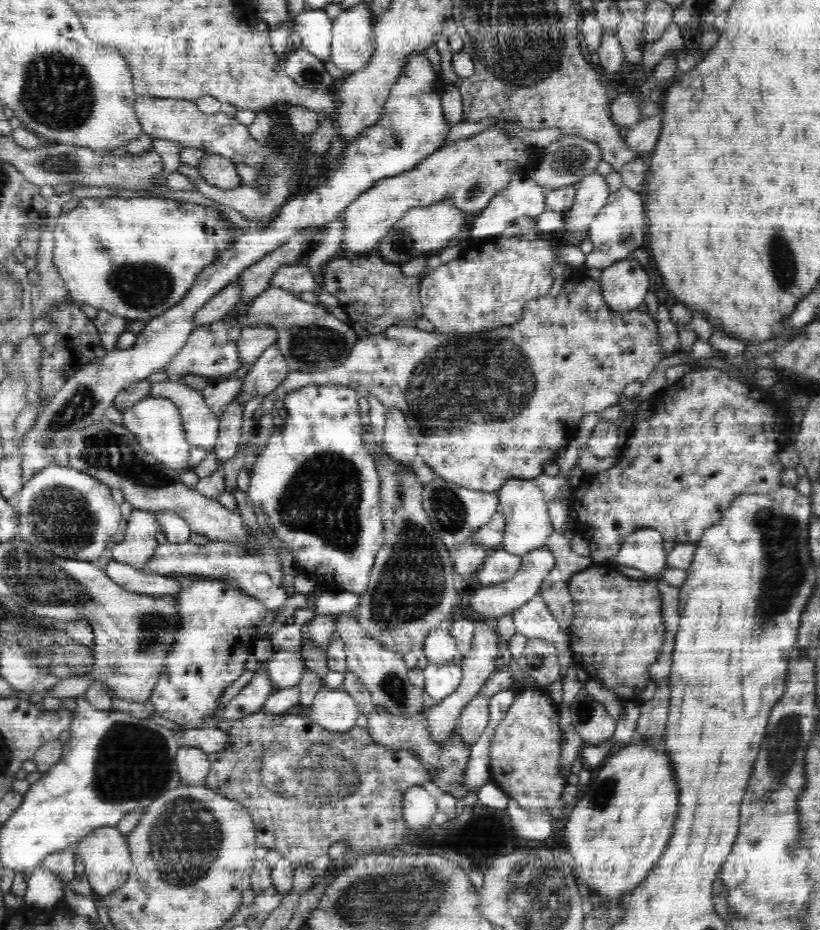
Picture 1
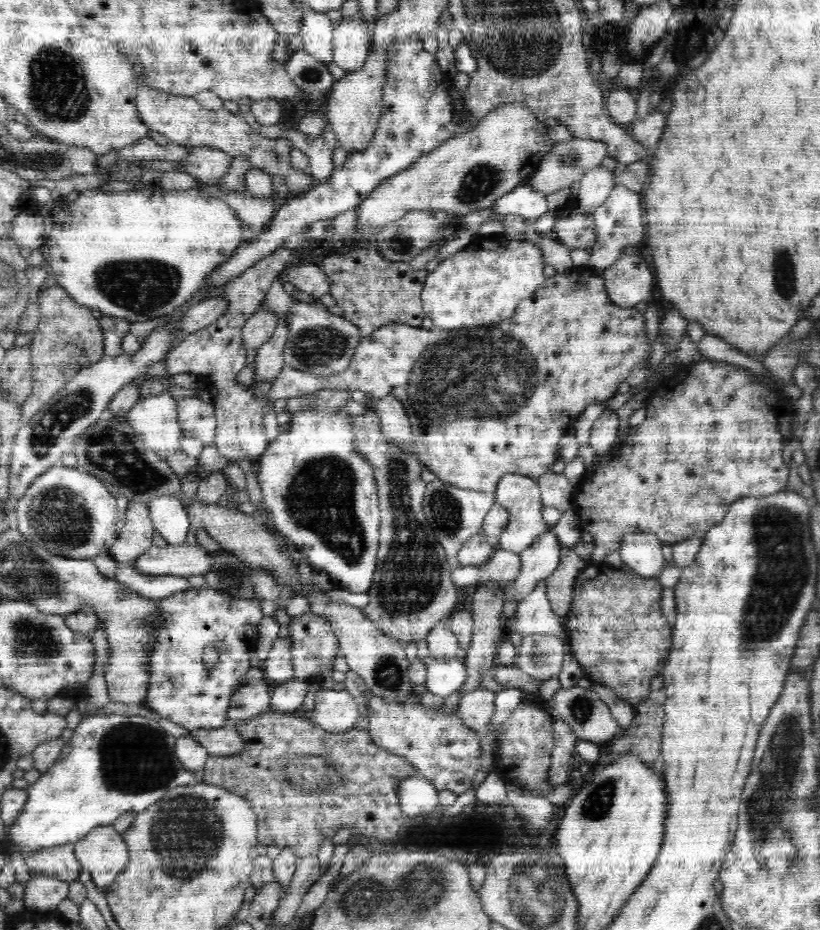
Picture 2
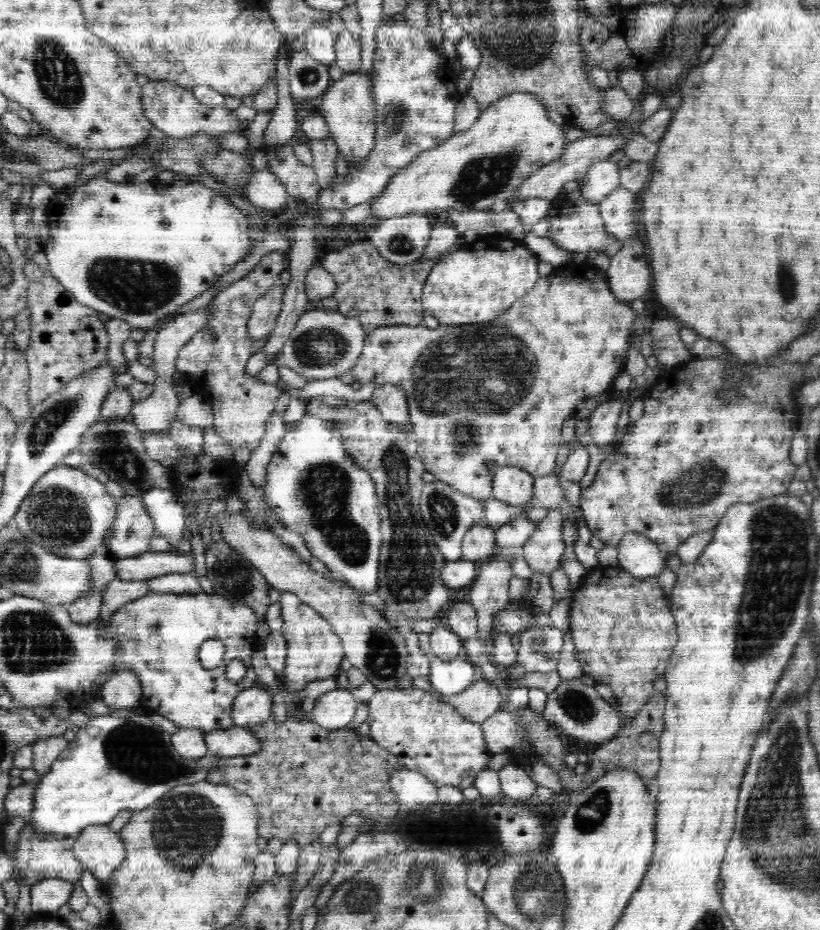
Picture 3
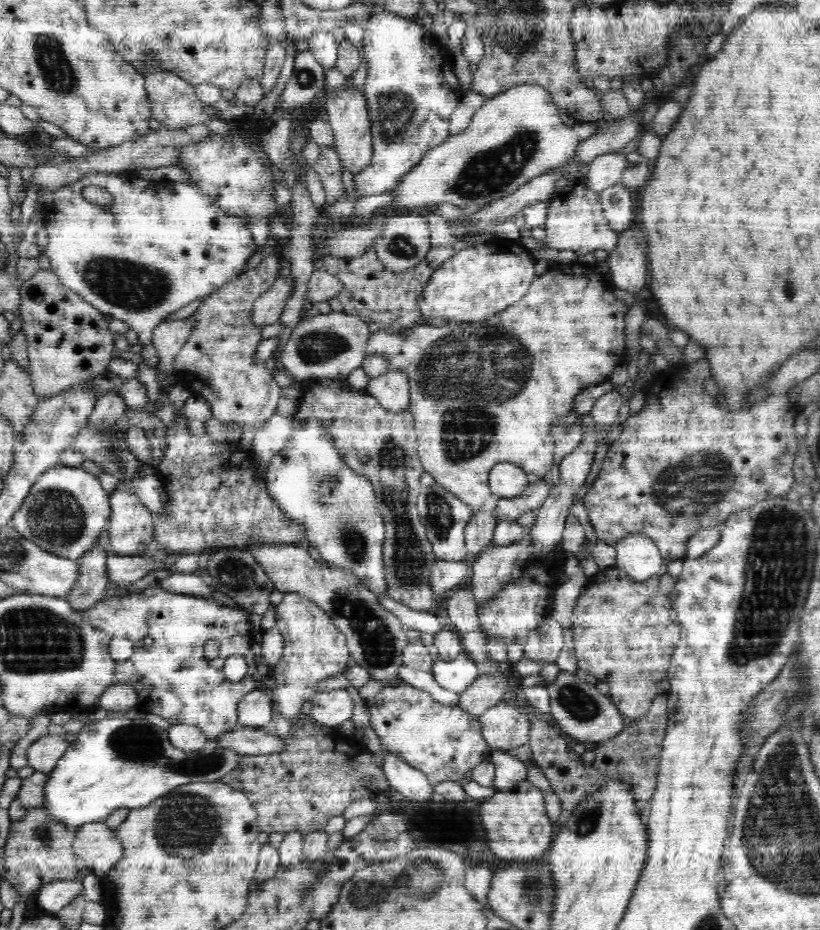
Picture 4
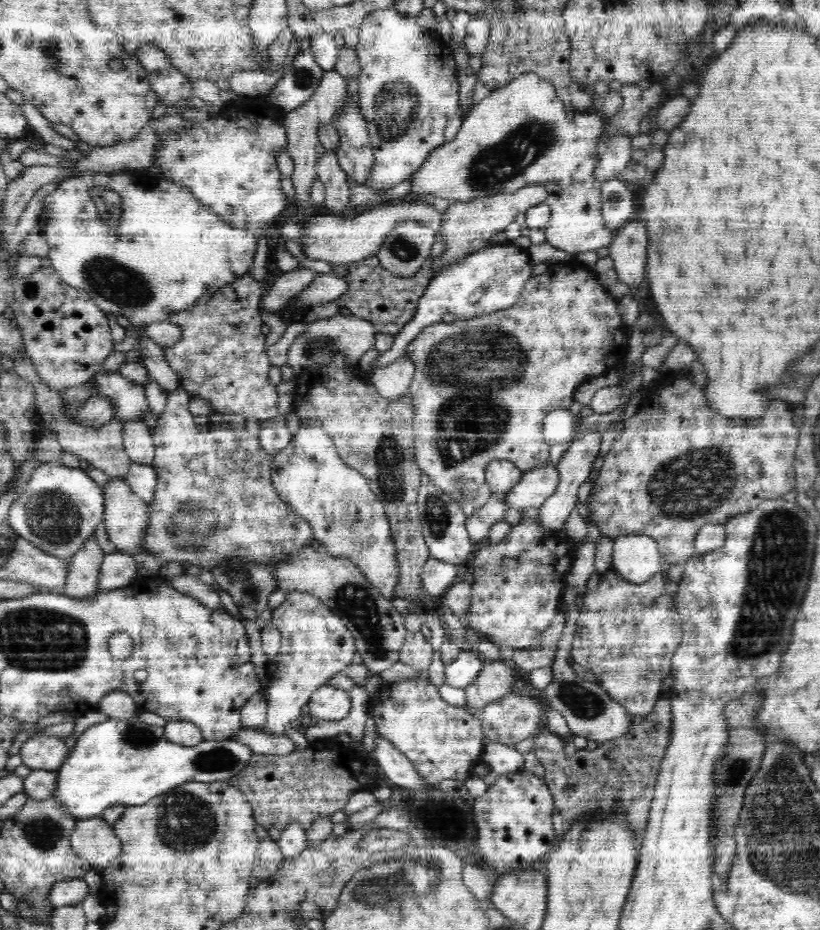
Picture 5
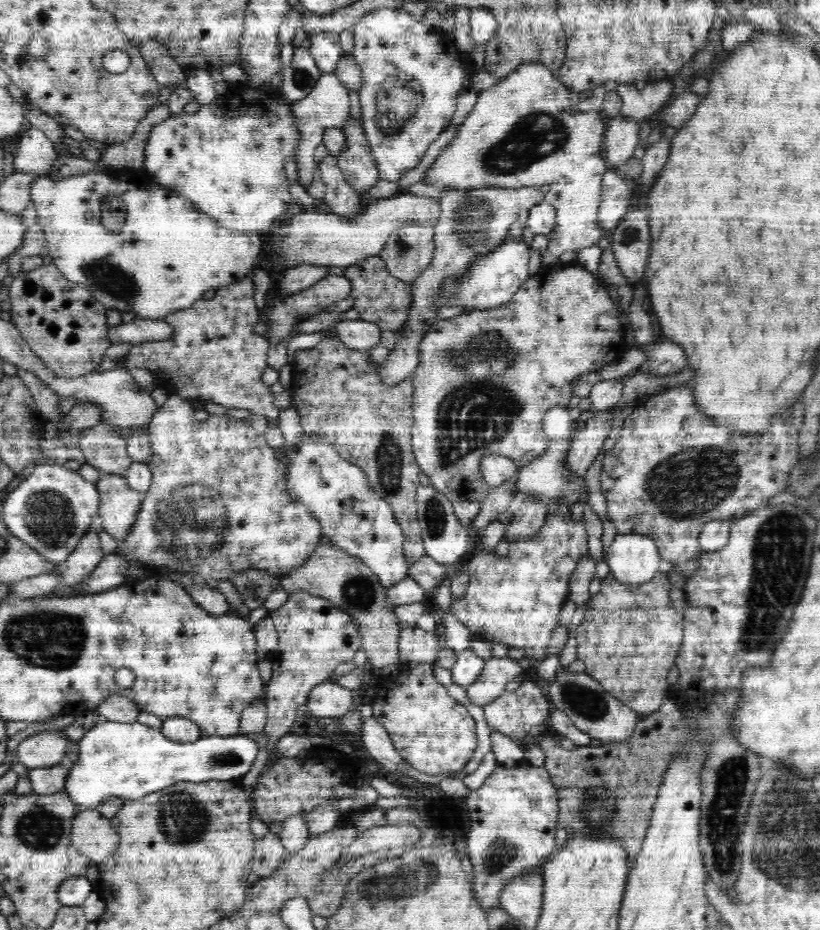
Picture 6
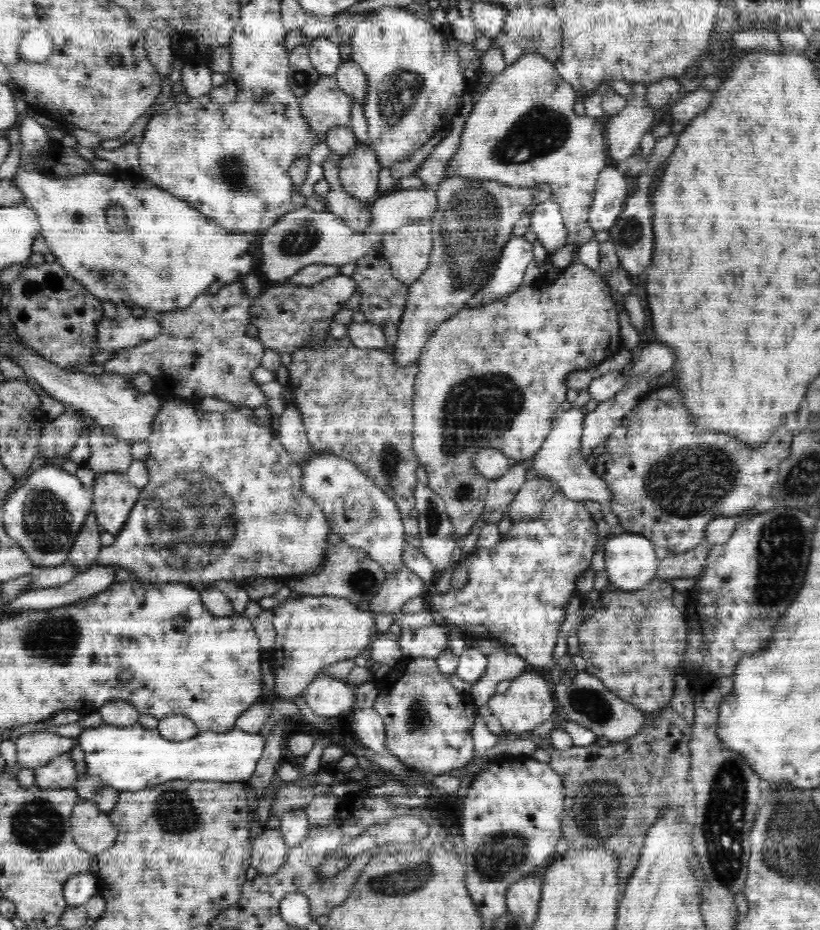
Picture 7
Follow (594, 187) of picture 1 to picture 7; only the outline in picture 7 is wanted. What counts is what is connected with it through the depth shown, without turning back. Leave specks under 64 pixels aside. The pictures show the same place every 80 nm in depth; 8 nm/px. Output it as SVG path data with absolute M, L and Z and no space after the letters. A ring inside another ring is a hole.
M634 84L632 88L627 106L606 124L608 156L617 163L634 155L642 136L652 130L657 111L646 102L646 86Z

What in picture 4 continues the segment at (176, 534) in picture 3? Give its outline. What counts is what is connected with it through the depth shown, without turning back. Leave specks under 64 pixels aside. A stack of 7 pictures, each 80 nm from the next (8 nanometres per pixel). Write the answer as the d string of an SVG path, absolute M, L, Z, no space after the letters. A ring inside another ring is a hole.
M145 467L142 470L136 470L138 474L132 480L134 493L142 501L142 504L149 508L149 511L156 516L166 512L168 506L168 495L162 488L162 481L157 476L156 468Z

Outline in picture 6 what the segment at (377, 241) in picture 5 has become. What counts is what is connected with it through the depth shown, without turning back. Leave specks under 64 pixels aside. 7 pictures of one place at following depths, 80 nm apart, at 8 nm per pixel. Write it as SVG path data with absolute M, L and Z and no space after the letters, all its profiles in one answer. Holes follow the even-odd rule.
M400 194L386 200L375 200L372 206L354 220L340 218L340 215L334 213L316 214L315 211L306 210L306 214L292 215L290 219L283 220L275 226L268 250L272 256L282 256L282 260L274 260L276 272L284 268L292 269L294 264L347 267L364 260L367 256L377 255L384 248L388 237L406 223L433 223L438 220L439 213L439 203L434 199L418 198L413 194Z

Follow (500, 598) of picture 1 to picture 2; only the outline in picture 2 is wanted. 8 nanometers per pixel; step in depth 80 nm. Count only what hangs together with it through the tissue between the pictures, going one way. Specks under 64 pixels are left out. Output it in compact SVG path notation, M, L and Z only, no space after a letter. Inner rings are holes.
M551 526L551 532L521 553L522 570L513 581L507 583L506 602L510 598L519 602L524 600L534 591L538 580L545 580L556 570L560 562L560 545L558 537L554 535L554 526Z

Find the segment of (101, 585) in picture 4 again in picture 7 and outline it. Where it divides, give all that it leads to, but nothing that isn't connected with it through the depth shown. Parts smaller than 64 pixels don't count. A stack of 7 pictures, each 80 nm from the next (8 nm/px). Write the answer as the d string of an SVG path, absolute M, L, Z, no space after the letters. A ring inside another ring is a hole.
M90 512L70 550L66 564L78 566L78 569L86 569L88 565L92 565L103 547L100 539L101 533L95 512Z

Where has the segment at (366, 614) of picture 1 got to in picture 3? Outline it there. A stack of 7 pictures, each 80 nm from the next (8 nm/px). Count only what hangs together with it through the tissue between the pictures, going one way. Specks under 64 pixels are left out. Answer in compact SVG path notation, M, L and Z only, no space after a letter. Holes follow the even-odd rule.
M314 400L308 404L305 412L306 415L315 416L324 419L328 427L342 435L342 443L346 447L346 452L354 463L362 467L362 470L368 471L374 479L376 487L376 496L379 500L380 507L380 529L382 532L382 546L380 550L380 570L378 570L378 588L375 592L382 602L384 608L380 611L393 624L393 628L403 633L411 632L410 626L414 620L435 620L436 616L453 604L456 598L455 591L451 590L444 579L441 577L442 570L446 565L446 560L439 552L439 548L431 540L429 530L426 528L424 519L420 512L420 496L423 486L422 474L426 472L422 459L418 454L418 445L414 433L414 426L409 423L397 428L396 424L390 424L385 420L382 413L378 410L377 405L372 402L360 402L354 404L352 408L330 408L324 406L324 402Z

